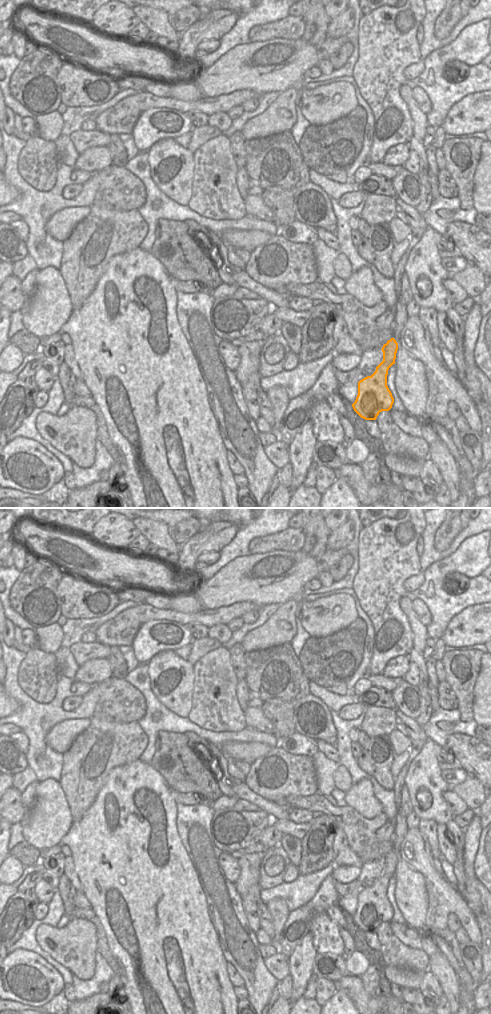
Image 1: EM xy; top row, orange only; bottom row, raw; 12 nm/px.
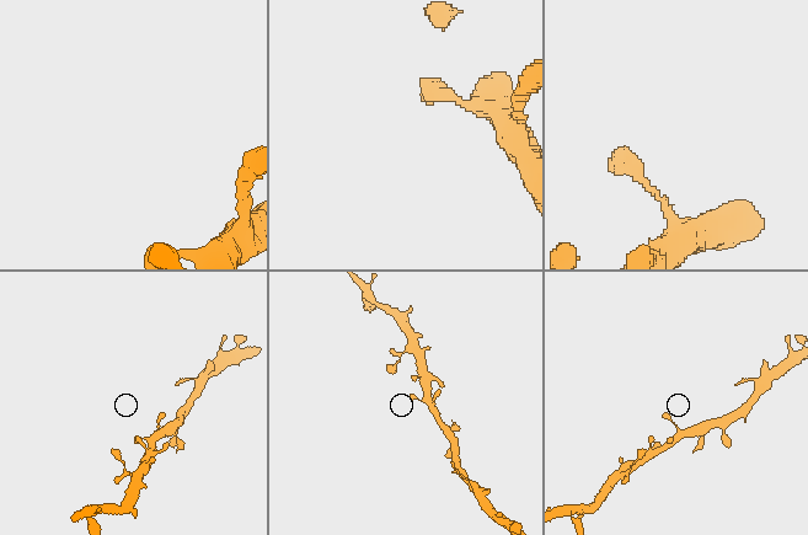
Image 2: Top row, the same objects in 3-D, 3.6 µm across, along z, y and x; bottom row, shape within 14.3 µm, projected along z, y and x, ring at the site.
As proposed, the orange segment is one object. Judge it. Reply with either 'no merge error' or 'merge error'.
no merge error

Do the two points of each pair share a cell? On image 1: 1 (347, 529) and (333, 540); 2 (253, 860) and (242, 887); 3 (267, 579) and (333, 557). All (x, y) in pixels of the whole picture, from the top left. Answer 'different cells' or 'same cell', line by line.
1: same cell
2: same cell
3: same cell

